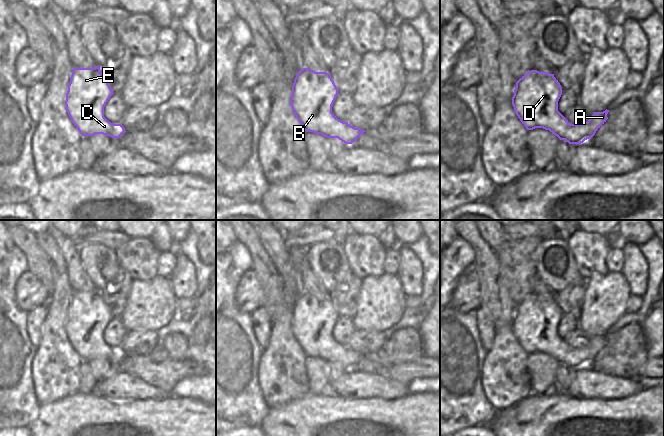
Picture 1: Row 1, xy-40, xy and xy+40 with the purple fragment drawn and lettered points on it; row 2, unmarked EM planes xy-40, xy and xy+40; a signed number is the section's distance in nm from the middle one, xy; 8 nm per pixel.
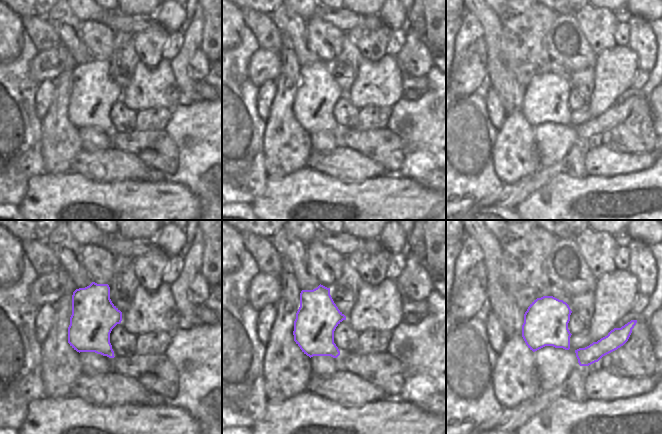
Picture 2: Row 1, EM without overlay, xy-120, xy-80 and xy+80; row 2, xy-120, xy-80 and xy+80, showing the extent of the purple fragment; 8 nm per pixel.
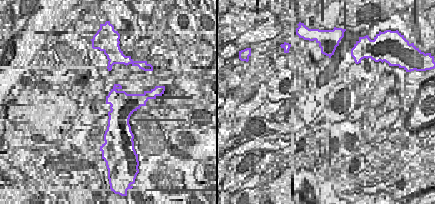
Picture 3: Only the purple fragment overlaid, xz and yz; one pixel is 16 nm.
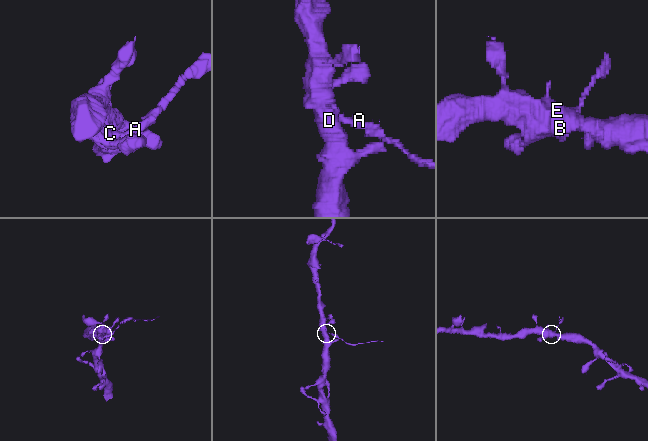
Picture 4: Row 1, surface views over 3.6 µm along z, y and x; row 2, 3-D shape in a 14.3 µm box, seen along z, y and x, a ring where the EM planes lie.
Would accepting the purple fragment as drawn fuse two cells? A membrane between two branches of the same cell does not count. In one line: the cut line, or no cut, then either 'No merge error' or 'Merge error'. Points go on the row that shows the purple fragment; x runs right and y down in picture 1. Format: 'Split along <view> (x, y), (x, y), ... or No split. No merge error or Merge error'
Split along xy+40 (570, 124), (564, 133), (563, 139). Merge error

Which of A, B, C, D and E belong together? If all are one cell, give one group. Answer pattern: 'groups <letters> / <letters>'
groups A / B C D E

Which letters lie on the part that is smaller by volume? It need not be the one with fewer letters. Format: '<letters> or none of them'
A

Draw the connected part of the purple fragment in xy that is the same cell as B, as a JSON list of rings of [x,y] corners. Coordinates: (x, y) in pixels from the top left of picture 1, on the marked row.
[[[301,69],[292,85],[290,105],[306,132],[327,138],[339,138],[348,122],[339,120],[332,113],[338,89],[327,72]]]

